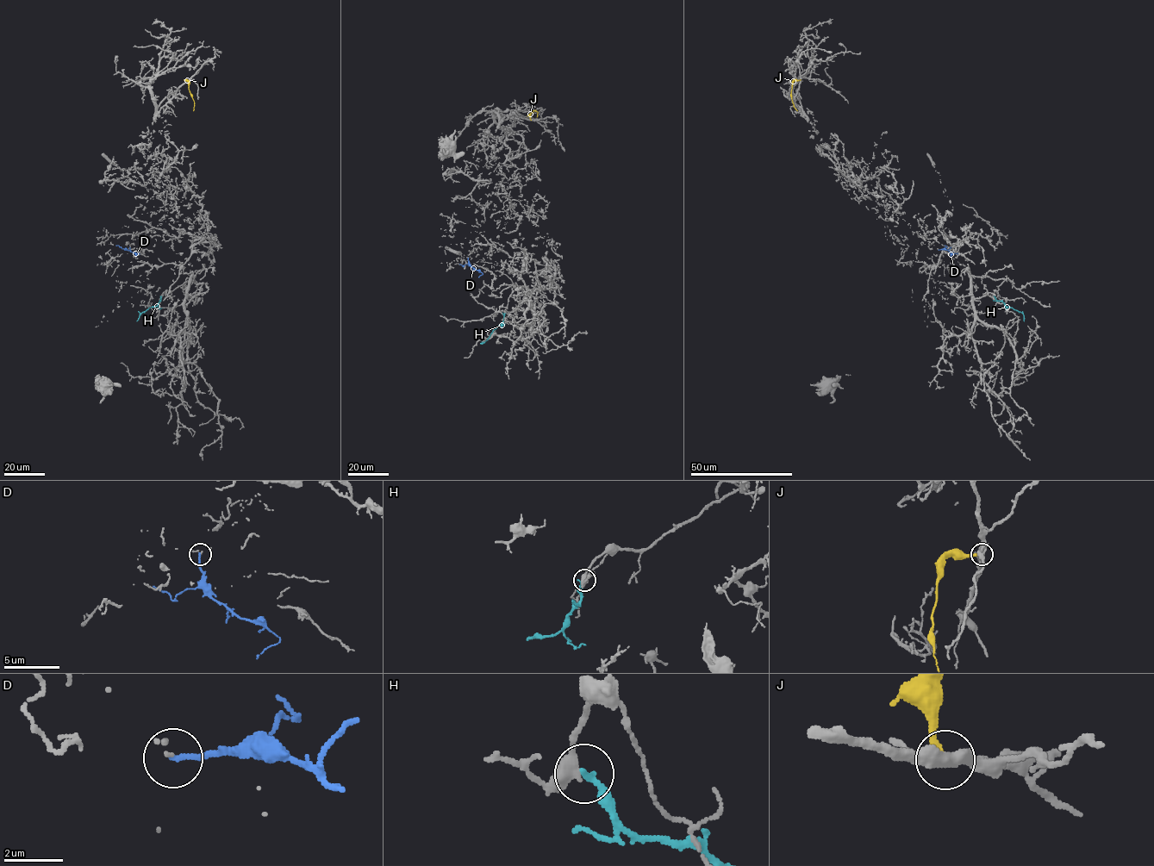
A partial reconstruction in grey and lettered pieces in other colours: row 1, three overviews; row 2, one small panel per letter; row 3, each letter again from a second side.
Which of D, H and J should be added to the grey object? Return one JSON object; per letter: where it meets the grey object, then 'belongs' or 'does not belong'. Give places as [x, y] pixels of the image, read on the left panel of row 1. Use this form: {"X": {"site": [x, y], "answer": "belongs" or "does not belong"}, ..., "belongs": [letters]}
{"D": {"site": [124, 250], "answer": "does not belong"}, "H": {"site": [161, 296], "answer": "does not belong"}, "J": {"site": [187, 80], "answer": "does not belong"}, "belongs": []}

